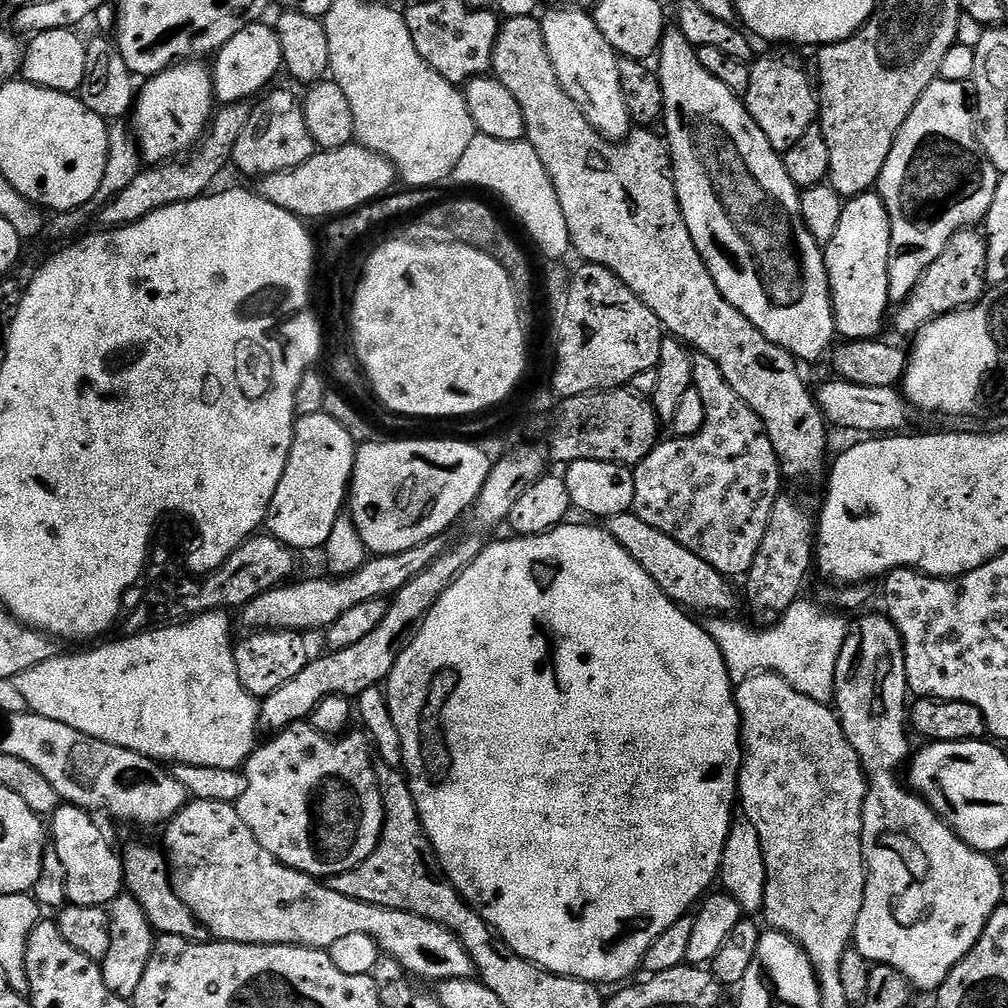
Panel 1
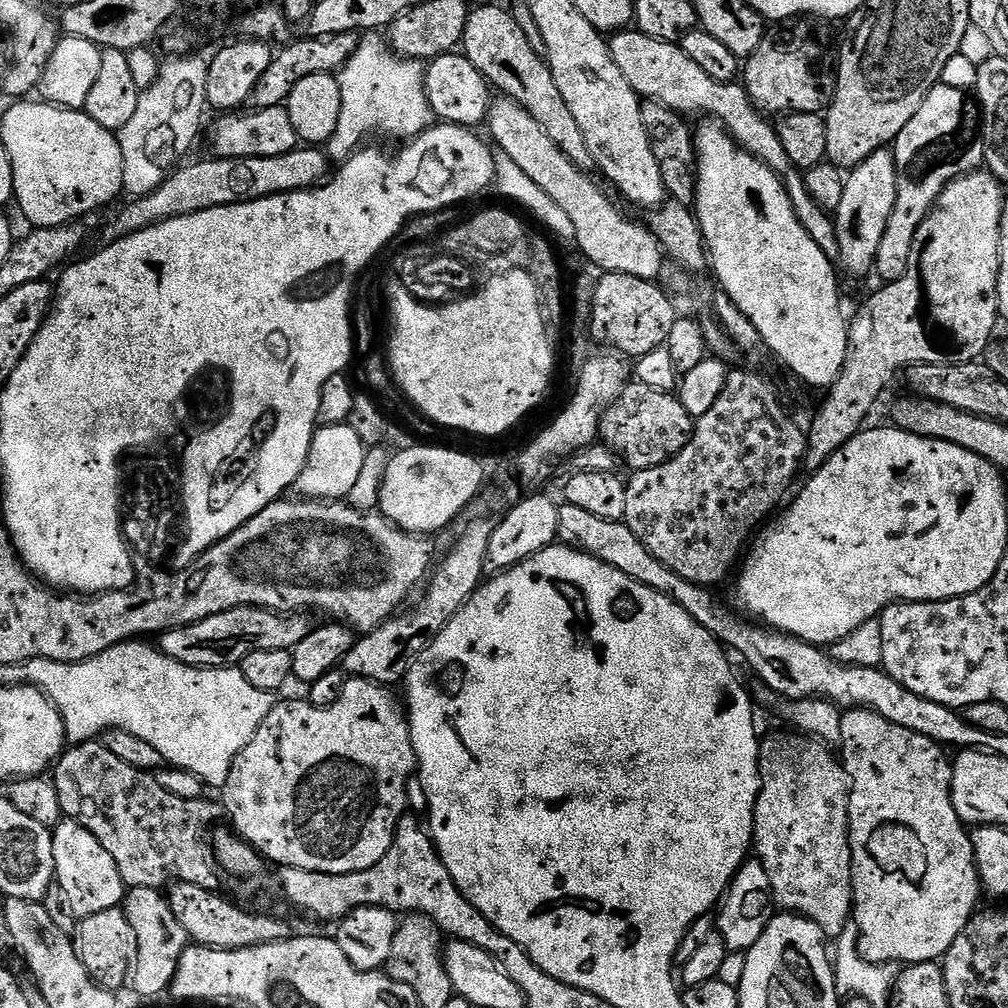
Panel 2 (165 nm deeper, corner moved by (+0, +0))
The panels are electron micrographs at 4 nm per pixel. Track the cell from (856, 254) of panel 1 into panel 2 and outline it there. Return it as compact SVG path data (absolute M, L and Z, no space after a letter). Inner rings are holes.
M881 150L870 154L866 162L847 173L842 190L842 202L838 202L834 213L836 225L836 251L840 256L838 268L848 276L864 276L876 267L878 242L886 234L890 214L896 201L896 163L891 151Z

